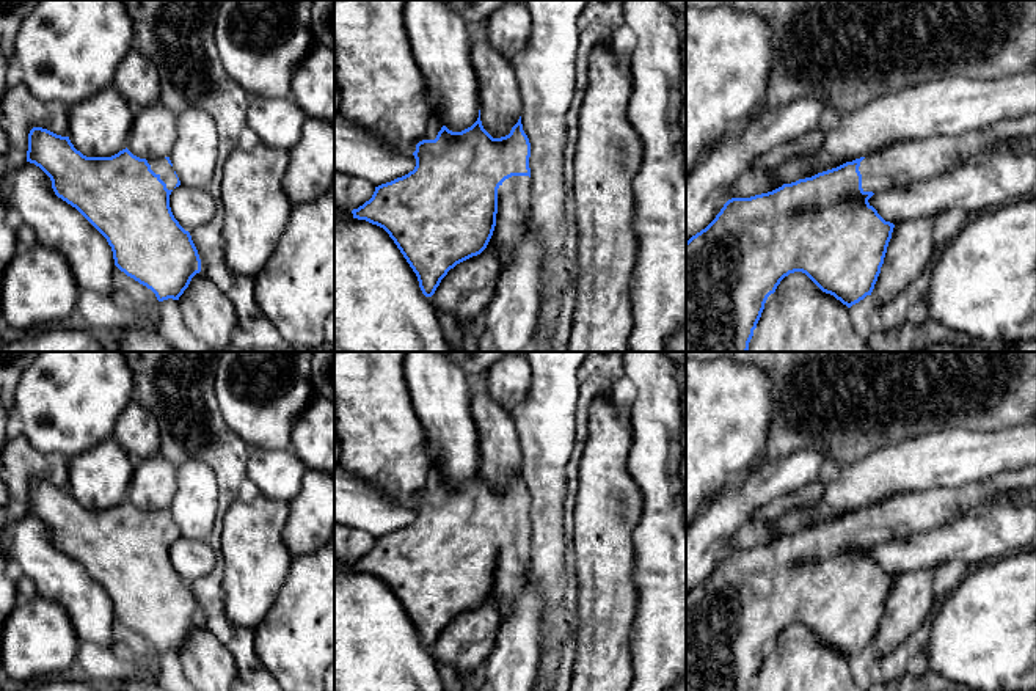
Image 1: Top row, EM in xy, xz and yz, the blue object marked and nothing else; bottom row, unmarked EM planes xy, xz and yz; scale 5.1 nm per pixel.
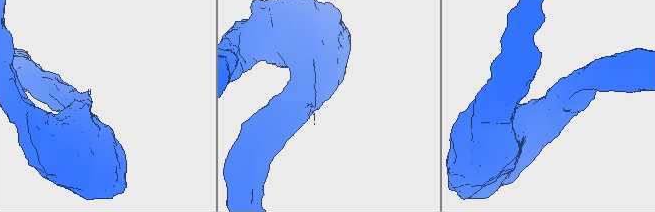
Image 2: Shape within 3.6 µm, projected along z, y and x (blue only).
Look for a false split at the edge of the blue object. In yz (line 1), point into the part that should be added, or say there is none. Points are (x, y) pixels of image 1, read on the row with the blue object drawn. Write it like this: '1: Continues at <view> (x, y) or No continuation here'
1: Continues at yz (906, 162)

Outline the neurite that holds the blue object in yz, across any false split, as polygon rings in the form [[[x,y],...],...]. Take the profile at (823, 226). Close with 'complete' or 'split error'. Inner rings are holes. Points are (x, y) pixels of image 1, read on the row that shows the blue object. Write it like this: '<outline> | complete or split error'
[[[1036,112],[962,135],[896,141],[879,152],[783,184],[772,192],[728,199],[716,218],[686,242],[686,352],[747,352],[768,297],[794,272],[805,273],[823,292],[848,308],[871,295],[895,228],[868,203],[874,193],[939,176],[990,155],[1003,143],[1034,133]]] | split error

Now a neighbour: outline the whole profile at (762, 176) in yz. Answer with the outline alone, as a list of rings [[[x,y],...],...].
[[[826,126],[815,127],[801,138],[777,144],[760,155],[753,165],[731,185],[728,199],[750,198],[772,192],[783,184],[777,181],[777,171],[793,157],[813,155],[826,143]]]

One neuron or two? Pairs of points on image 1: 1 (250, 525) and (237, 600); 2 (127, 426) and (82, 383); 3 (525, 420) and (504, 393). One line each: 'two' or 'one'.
1: one
2: two
3: two

